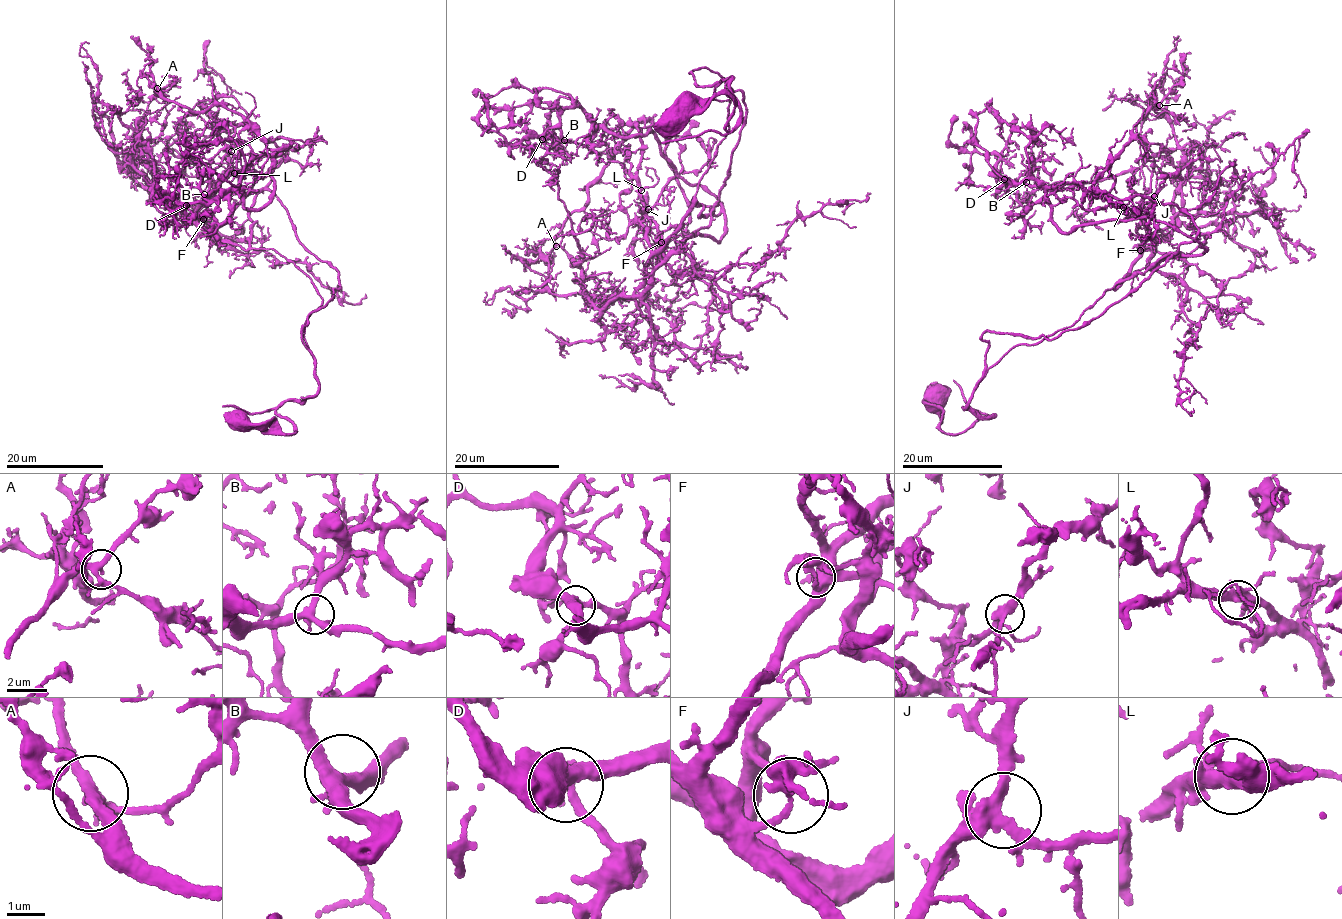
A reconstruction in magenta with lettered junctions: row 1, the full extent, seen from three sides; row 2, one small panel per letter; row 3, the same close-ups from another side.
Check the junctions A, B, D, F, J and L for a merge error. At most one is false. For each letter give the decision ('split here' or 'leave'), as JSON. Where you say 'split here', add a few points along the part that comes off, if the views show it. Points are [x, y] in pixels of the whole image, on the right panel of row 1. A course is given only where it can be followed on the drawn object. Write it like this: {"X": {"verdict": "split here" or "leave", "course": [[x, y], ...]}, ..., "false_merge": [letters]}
{"A": {"verdict": "leave"}, "B": {"verdict": "leave"}, "D": {"verdict": "leave"}, "F": {"verdict": "split here", "course": [[1140, 250], [1079, 319], [990, 366], [963, 407], [992, 416], [967, 405], [954, 380]]}, "J": {"verdict": "leave"}, "L": {"verdict": "leave"}, "false_merge": ["F"]}

